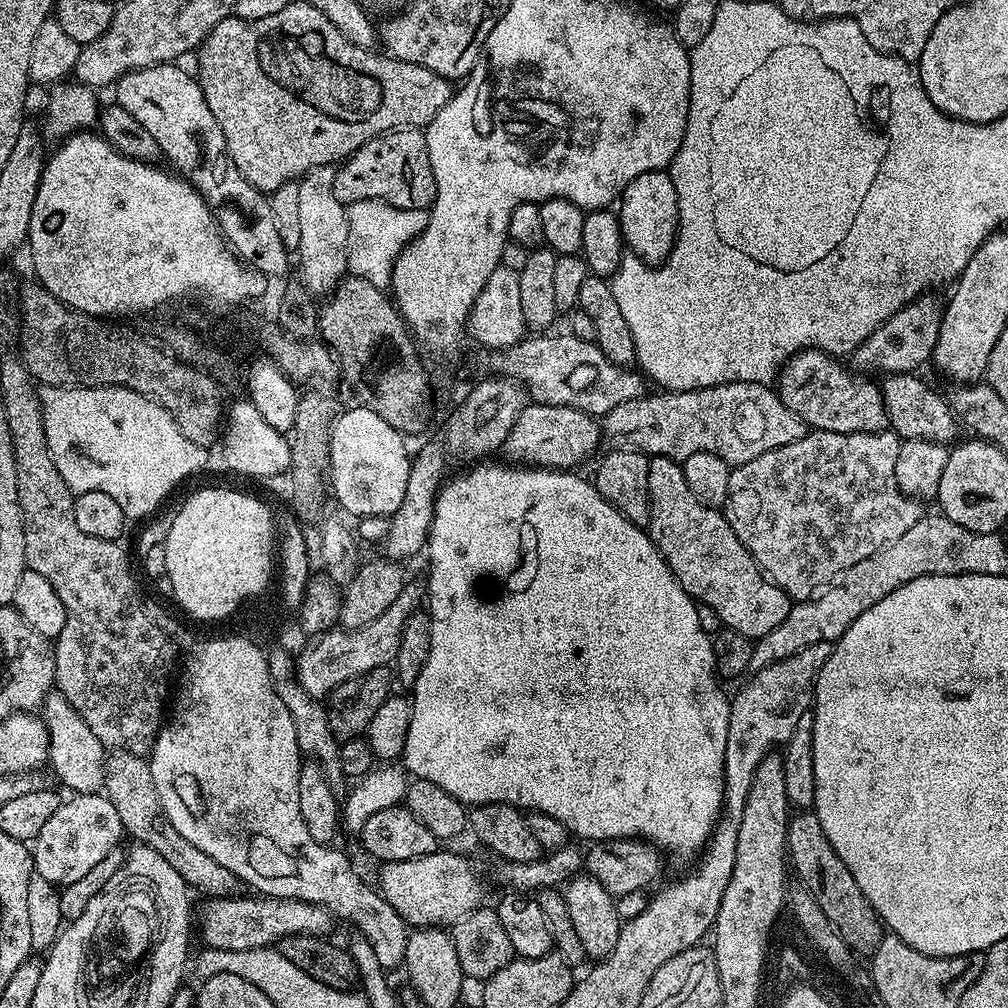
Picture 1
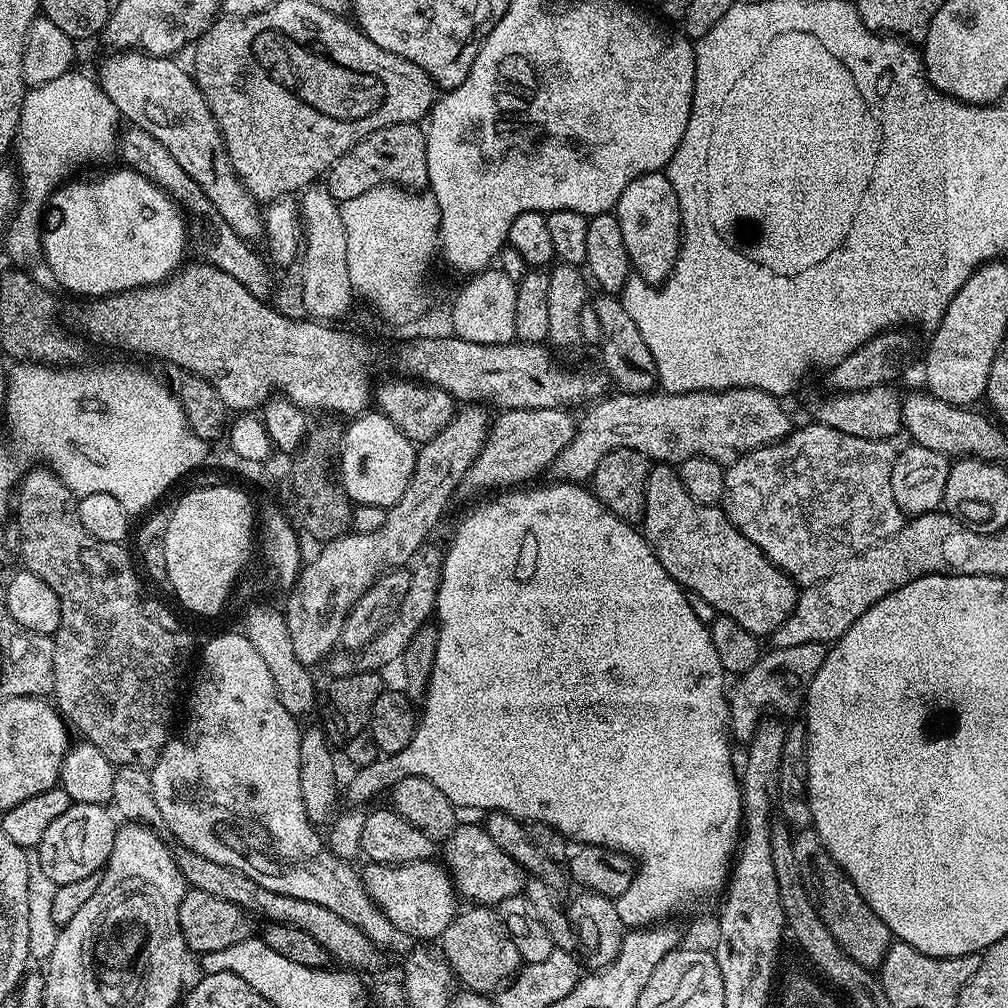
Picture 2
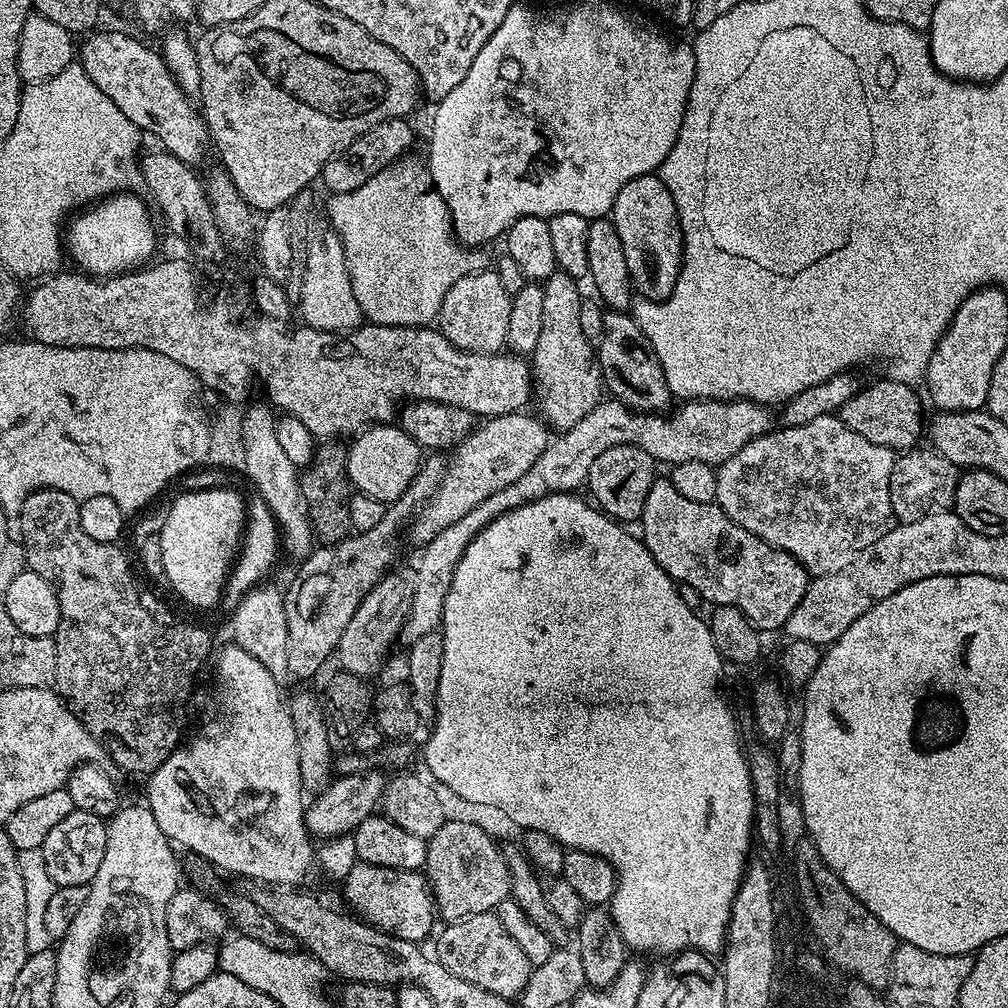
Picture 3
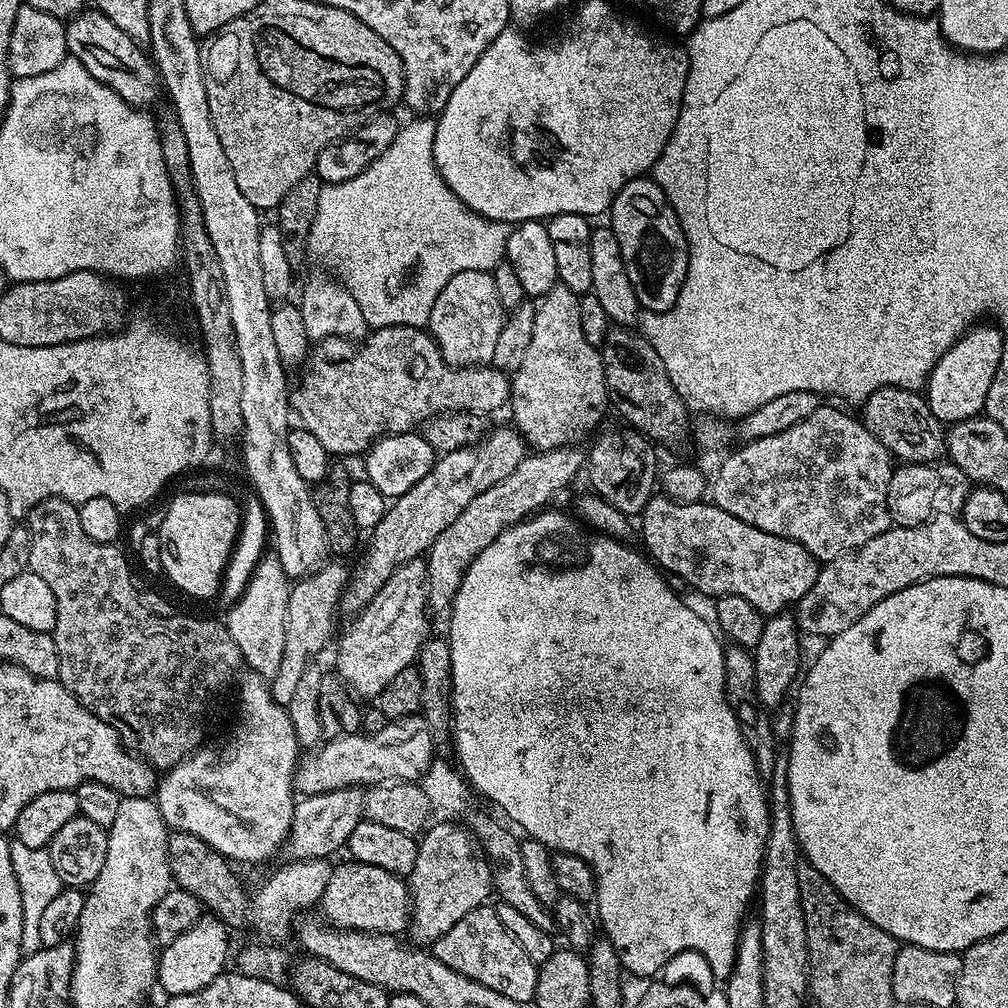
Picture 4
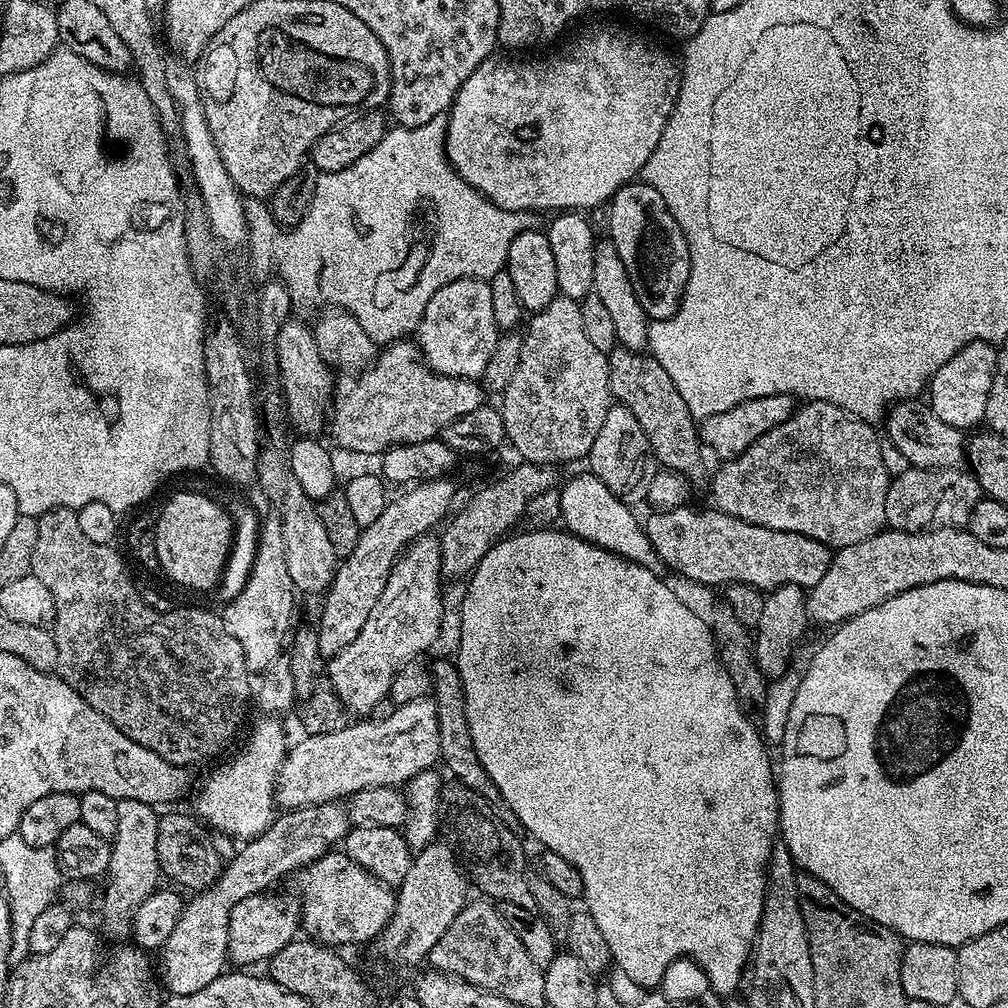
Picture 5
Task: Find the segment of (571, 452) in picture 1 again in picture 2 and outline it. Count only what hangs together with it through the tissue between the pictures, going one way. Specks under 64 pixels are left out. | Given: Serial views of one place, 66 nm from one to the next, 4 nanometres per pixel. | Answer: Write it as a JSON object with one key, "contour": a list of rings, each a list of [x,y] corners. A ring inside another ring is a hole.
{"contour":[[[510,408],[499,413],[500,417],[493,419],[490,424],[490,431],[482,450],[464,475],[463,487],[469,488],[472,492],[484,492],[487,488],[492,490],[512,490],[517,486],[527,485],[535,476],[540,476],[549,471],[552,463],[570,442],[576,433],[577,421],[572,420],[571,411],[564,408],[547,408],[546,410],[526,410],[525,408]]]}

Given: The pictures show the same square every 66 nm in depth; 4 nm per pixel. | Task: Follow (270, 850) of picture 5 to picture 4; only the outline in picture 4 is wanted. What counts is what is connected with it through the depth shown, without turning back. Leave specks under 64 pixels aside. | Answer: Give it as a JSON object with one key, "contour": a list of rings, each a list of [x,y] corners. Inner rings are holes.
{"contour":[[[363,787],[330,790],[317,796],[297,799],[292,825],[286,841],[287,851],[292,851],[297,861],[322,860],[335,857],[335,852],[345,847],[354,834],[354,826],[365,819],[364,801],[366,792]],[[204,914],[190,930],[178,934],[174,942],[163,945],[156,962],[156,979],[158,988],[165,992],[165,997],[194,994],[202,990],[202,986],[210,986],[214,978],[224,973],[230,964],[228,935],[230,929],[223,920],[212,914]]]}

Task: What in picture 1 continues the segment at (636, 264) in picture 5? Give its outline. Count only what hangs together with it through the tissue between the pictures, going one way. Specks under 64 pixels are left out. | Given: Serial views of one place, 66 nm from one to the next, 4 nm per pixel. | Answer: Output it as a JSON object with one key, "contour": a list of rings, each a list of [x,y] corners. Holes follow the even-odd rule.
{"contour":[[[667,171],[638,174],[638,178],[626,186],[618,201],[618,215],[627,251],[640,259],[637,261],[648,266],[659,266],[668,259],[676,244],[676,233],[680,231],[680,211],[678,194]]]}

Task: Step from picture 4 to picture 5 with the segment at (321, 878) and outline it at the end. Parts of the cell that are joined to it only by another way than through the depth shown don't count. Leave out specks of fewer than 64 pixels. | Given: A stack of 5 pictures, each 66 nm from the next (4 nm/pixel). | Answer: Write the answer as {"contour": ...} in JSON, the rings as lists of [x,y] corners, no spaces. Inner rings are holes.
{"contour":[[[261,894],[242,898],[234,910],[230,910],[230,934],[228,935],[228,958],[236,966],[263,965],[282,946],[297,939],[302,924],[301,907],[292,900],[283,900],[273,894]],[[297,928],[297,932],[296,932]],[[236,963],[236,964],[235,964]]]}

